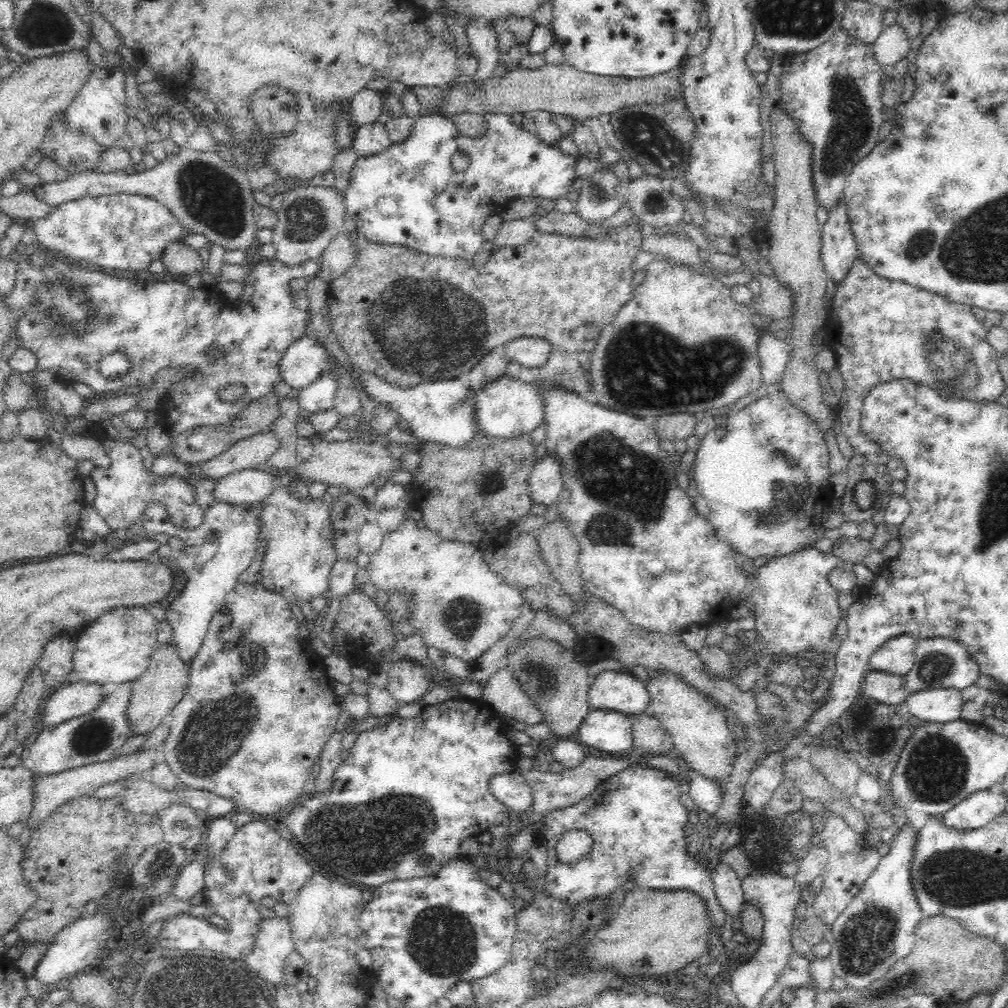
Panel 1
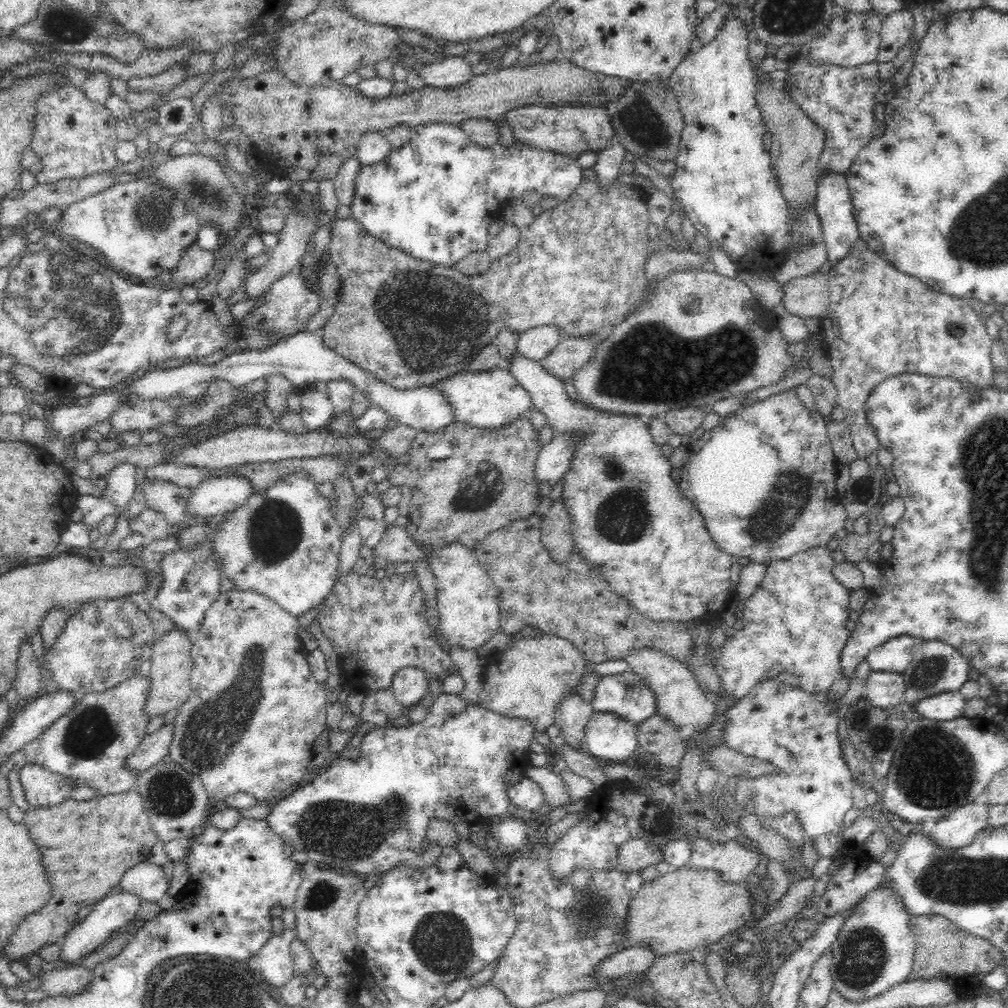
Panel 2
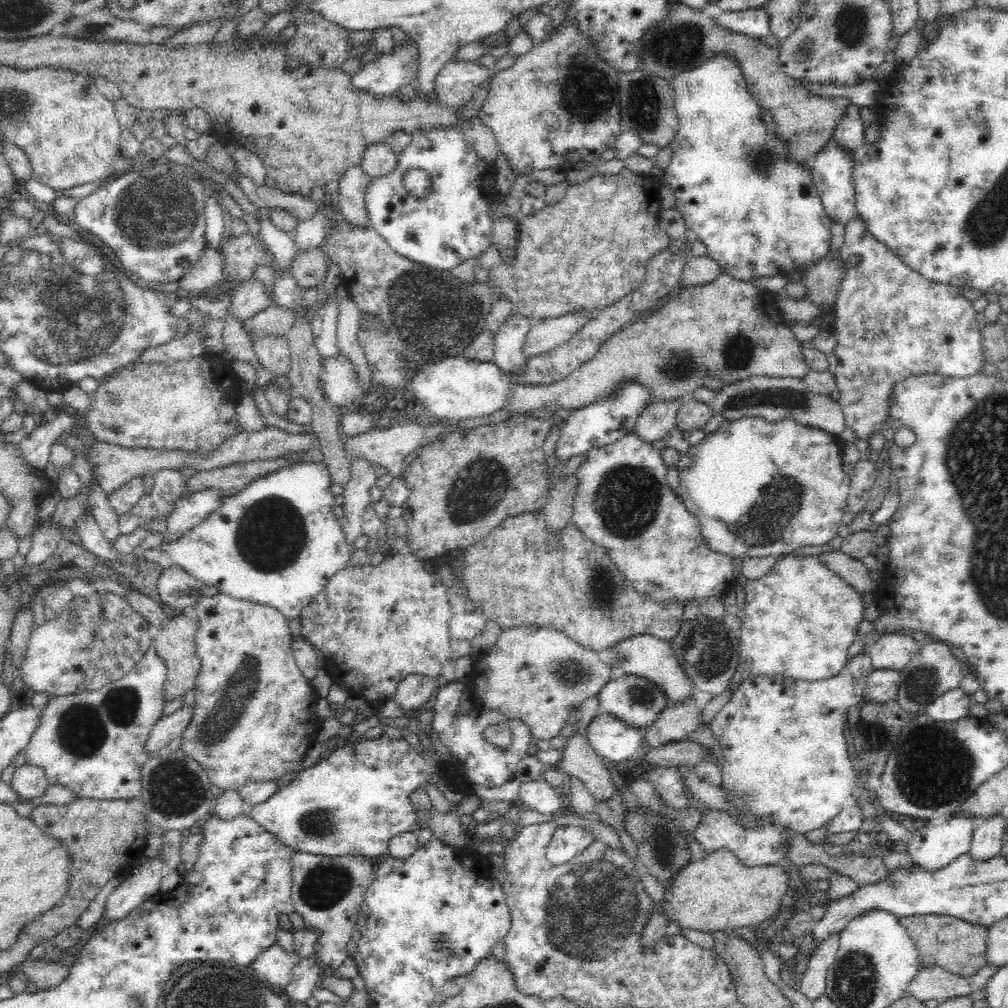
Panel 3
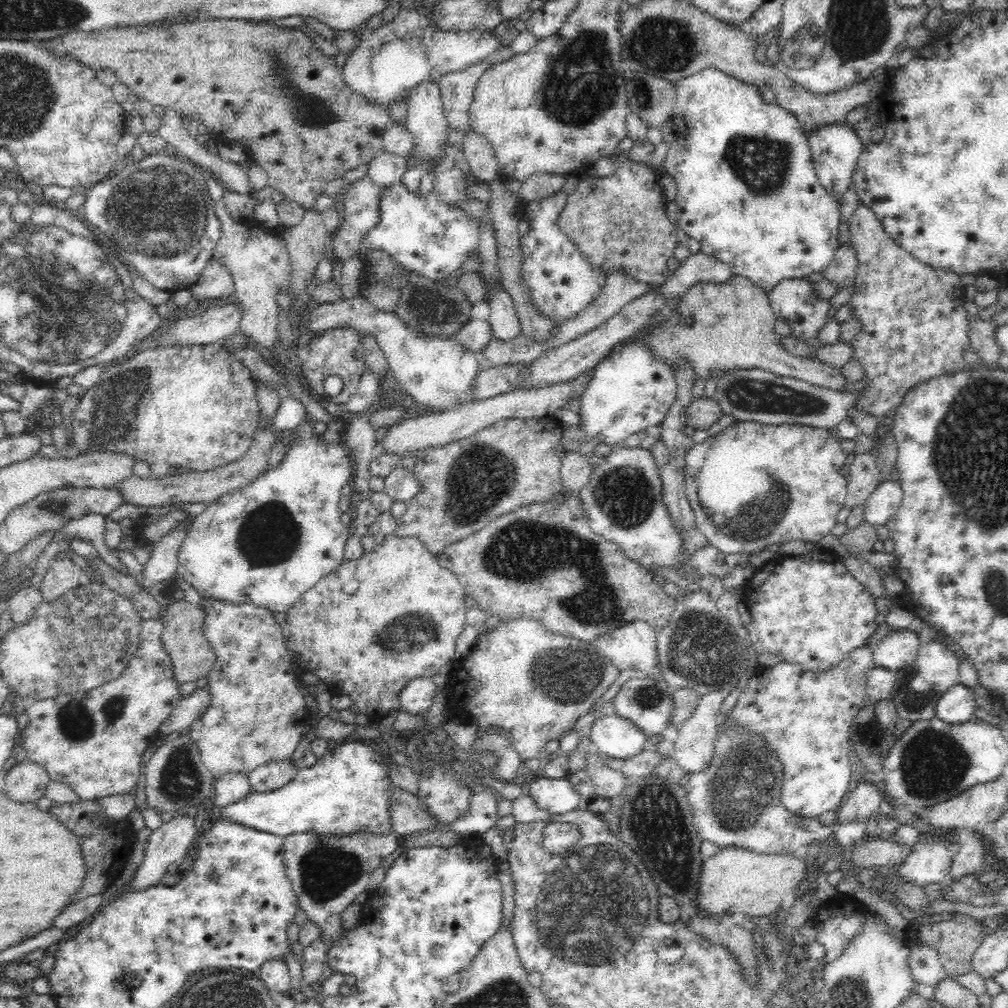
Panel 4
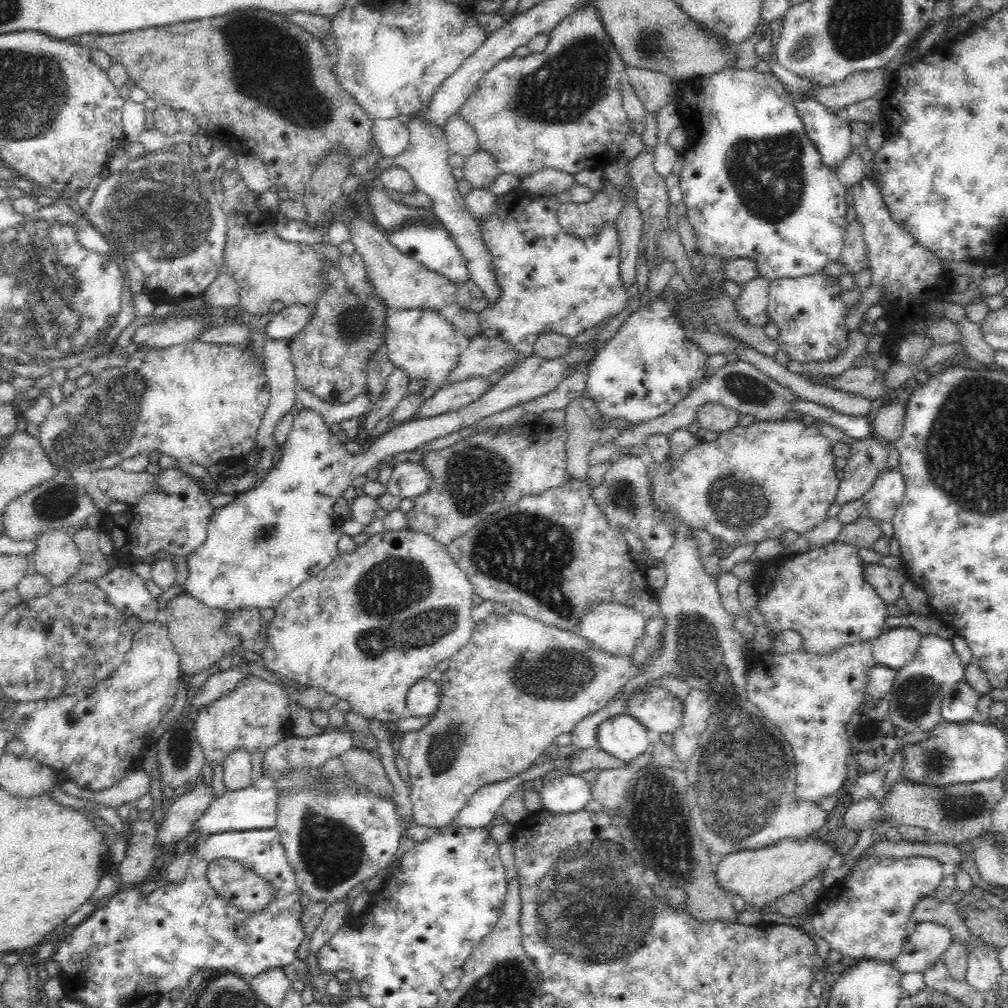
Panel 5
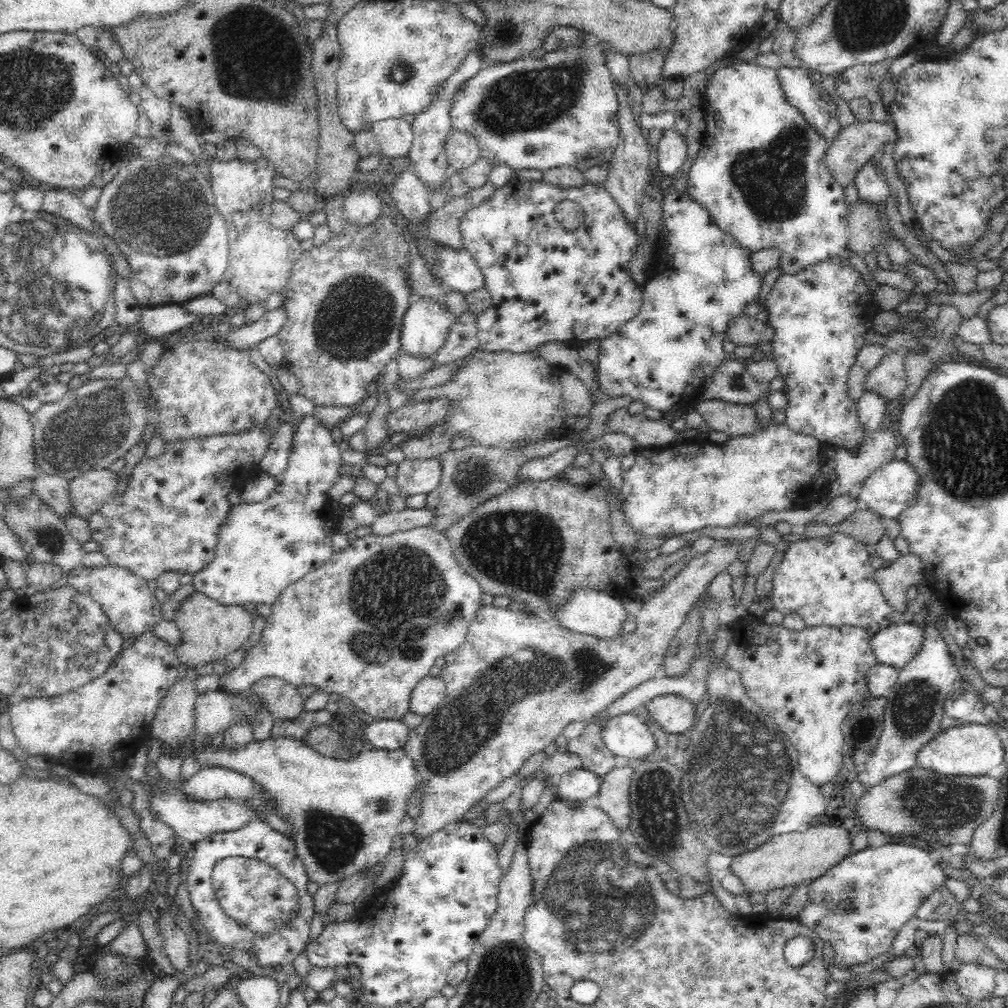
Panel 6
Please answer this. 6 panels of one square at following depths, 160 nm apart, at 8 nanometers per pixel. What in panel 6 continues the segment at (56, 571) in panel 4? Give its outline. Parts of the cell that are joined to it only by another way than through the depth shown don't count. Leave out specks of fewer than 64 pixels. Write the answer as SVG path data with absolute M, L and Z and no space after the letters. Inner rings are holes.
M22 481L10 490L10 504L5 506L3 520L31 546L32 551L28 560L34 563L52 563L60 567L61 572L70 572L82 565L83 550L81 544L70 534L64 519L58 517L49 507L40 500L40 497L30 493L31 481Z

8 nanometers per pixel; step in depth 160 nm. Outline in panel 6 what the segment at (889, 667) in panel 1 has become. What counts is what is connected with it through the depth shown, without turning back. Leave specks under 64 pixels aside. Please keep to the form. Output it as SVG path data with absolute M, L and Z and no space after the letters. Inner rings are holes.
M894 621L871 637L870 648L877 664L905 668L920 650L923 628L916 622Z

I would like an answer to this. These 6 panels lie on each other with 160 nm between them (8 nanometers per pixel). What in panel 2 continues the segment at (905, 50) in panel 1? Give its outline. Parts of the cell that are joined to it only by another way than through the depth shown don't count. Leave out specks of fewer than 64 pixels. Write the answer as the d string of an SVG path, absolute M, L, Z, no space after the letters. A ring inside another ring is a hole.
M906 5L905 8L885 17L881 23L876 62L891 62L903 46L912 42L913 25L913 14L908 11Z

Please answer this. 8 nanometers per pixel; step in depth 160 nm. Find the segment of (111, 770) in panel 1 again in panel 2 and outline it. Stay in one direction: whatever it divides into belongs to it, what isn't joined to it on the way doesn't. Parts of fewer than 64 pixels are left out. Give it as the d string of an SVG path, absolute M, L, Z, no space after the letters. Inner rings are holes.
M164 725L154 733L146 735L134 748L134 752L128 754L122 761L126 769L130 769L138 776L162 761L162 758L168 754L170 742L172 742L172 727ZM27 763L19 771L25 799L32 808L48 808L71 798L71 792L82 786L76 778L54 774L44 767Z

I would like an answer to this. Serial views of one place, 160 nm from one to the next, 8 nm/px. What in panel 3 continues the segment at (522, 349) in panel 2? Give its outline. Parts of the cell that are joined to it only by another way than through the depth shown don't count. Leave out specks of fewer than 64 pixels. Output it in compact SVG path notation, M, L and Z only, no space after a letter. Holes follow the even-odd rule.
M579 312L533 322L523 344L523 353L531 359L564 344L592 317L594 315Z

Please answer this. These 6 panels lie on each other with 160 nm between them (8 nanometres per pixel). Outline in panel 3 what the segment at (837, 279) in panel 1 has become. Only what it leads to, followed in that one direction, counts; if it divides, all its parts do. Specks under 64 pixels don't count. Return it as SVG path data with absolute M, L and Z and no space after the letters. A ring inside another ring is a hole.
M838 145L832 148L822 149L818 155L814 156L811 168L811 179L816 185L816 190L820 195L824 213L833 223L839 222L844 227L850 222L857 214L855 209L855 192L852 182L852 159L848 151L842 151Z

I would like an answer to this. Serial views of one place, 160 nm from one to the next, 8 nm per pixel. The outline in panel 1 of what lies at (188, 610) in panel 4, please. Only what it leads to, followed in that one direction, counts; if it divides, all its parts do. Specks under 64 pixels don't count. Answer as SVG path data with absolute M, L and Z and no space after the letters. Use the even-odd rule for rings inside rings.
M174 644L158 646L145 671L131 685L128 708L124 712L130 727L130 737L148 736L157 726L160 726L163 718L166 715L170 716L171 710L182 700L188 688L188 680L189 667L178 657Z

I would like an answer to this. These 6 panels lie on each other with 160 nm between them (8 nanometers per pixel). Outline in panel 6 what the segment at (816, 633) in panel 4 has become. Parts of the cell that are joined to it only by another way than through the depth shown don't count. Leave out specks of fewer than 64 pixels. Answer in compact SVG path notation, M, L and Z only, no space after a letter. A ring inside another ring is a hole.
M836 531L832 536L819 539L800 539L789 543L782 562L774 571L770 602L772 608L783 616L796 613L802 617L806 627L851 627L863 628L873 637L879 630L888 628L897 614L887 603L880 587L874 580L874 570L868 557L868 546L851 536Z

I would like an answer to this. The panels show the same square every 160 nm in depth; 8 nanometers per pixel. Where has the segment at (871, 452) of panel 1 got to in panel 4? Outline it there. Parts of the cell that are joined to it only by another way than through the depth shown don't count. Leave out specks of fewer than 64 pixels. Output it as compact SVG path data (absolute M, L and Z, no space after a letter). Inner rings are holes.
M860 203L847 220L849 226L849 242L856 253L856 276L854 276L854 291L848 300L850 316L860 322L862 328L850 342L852 355L850 361L857 361L864 369L863 380L866 385L859 400L852 406L855 412L874 416L878 422L883 422L890 413L896 412L903 402L908 390L921 381L935 377L968 370L964 360L964 352L971 346L970 320L965 307L965 287L960 283L960 277L954 273L932 269L902 247L898 247L884 229L876 215Z

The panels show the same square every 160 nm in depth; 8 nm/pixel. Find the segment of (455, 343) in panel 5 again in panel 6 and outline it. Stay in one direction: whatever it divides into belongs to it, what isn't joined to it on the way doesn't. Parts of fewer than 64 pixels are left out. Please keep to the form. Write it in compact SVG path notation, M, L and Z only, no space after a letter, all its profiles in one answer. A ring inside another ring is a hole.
M426 297L411 298L402 316L400 352L434 360L448 338L451 324L444 304Z

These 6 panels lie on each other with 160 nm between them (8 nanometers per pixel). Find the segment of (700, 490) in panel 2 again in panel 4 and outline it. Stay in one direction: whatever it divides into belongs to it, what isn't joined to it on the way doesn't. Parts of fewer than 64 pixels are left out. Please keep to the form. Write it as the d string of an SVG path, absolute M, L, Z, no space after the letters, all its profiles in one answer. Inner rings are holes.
M736 420L717 436L708 437L702 444L694 444L685 456L685 493L695 515L696 528L706 537L708 543L716 547L726 556L741 554L744 559L752 553L768 549L773 544L786 544L792 540L802 540L807 543L820 542L824 536L830 534L837 524L838 513L845 507L848 479L842 475L842 466L846 460L839 440L836 440L829 430L816 429L810 426L784 423L780 426L760 424L756 421Z

